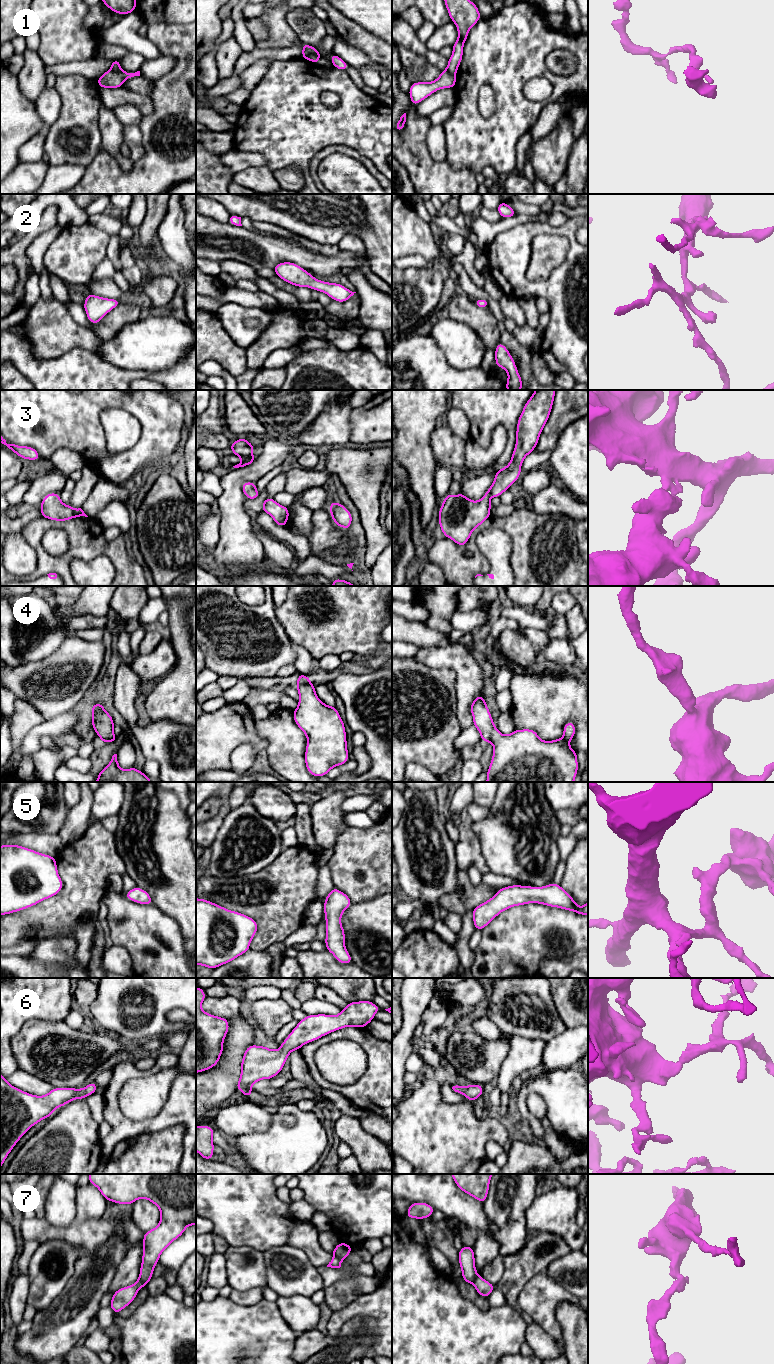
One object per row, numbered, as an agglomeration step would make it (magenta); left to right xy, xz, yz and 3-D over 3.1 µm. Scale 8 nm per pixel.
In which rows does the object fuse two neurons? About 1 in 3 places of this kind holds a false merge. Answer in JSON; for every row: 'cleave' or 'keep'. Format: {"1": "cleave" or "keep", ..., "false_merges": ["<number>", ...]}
{"1": "cleave", "2": "keep", "3": "keep", "4": "keep", "5": "keep", "6": "keep", "7": "cleave", "false_merges": ["1", "7"]}

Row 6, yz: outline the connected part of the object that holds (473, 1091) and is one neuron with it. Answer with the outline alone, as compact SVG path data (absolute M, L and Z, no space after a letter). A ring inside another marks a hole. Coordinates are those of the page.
M472 1084L469 1086L456 1085L453 1086L452 1089L459 1094L463 1094L469 1101L472 1102L475 1102L475 1100L483 1094L483 1086L479 1084Z

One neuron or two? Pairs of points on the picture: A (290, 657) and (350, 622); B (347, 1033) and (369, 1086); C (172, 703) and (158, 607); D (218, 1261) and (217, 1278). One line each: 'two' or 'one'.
A: two
B: one
C: two
D: one

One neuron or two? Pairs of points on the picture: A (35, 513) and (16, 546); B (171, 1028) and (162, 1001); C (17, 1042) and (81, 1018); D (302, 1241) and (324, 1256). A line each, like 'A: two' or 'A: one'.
A: one
B: one
C: two
D: one

